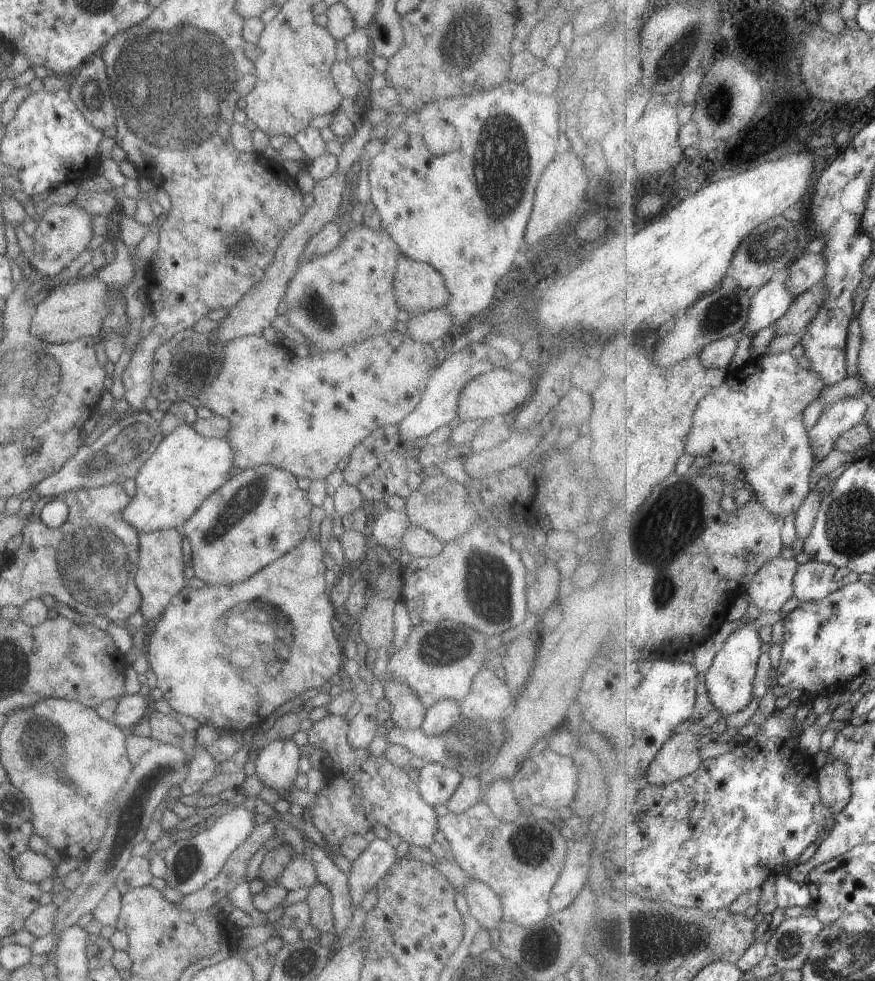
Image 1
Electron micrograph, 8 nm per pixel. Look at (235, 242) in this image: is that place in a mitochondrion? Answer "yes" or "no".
yes

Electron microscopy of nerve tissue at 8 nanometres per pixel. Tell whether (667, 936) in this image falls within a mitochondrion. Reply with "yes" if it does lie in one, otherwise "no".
yes

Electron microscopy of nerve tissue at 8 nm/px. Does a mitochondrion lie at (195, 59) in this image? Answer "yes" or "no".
yes

